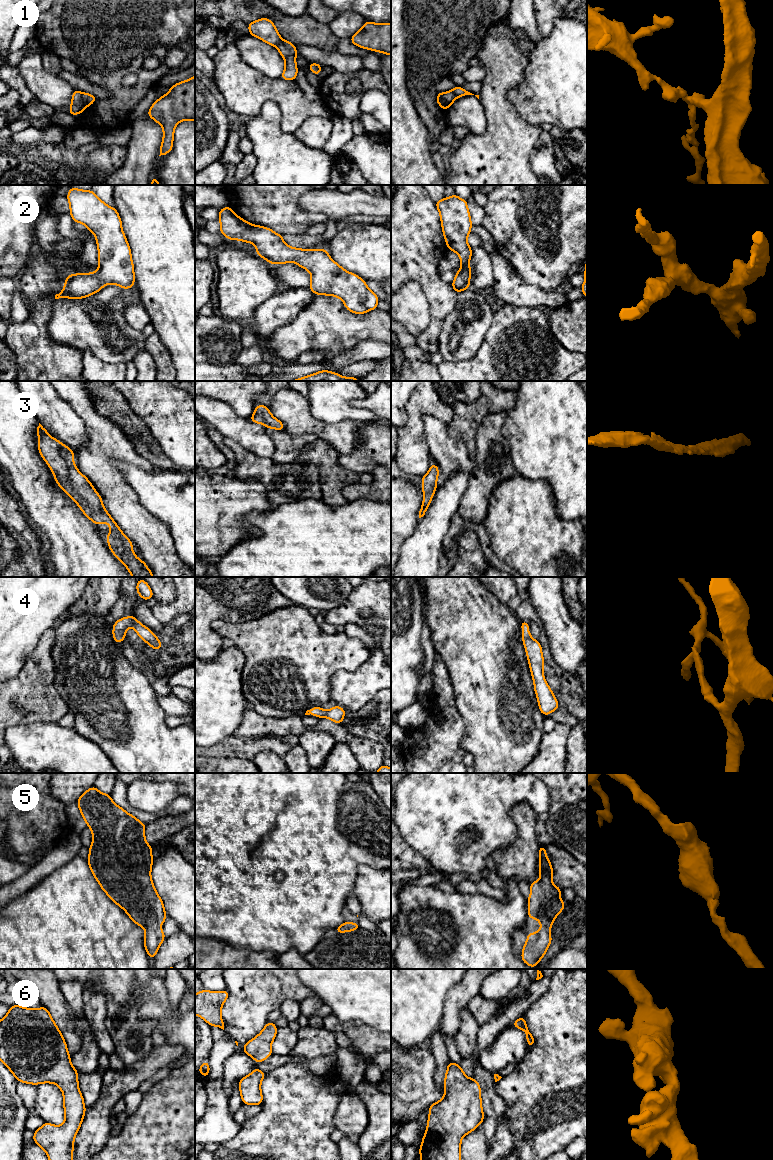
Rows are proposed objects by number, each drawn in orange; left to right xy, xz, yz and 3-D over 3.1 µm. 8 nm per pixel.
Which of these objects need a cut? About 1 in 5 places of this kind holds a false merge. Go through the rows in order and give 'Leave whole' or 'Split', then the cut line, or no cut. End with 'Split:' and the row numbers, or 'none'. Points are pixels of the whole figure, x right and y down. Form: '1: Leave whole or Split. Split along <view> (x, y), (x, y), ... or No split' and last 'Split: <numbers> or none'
1: Split. Split along xy (81, 93), (85, 107)
2: Leave whole. No split
3: Leave whole. No split
4: Leave whole. No split
5: Leave whole. No split
6: Leave whole. No split
Split: 1

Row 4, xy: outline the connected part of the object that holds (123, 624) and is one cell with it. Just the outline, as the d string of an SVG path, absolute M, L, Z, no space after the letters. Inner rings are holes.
M132 614L129 617L117 620L113 624L112 634L116 644L121 643L126 638L125 631L129 627L133 627L142 641L148 643L152 649L159 650L163 648L163 645L154 632L141 624Z

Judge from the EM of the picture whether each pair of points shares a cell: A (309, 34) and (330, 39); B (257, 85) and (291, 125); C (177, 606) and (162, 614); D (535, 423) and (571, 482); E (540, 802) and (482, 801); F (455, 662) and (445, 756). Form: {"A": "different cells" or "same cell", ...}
{"A": "same cell", "B": "same cell", "C": "same cell", "D": "same cell", "E": "same cell", "F": "different cells"}

